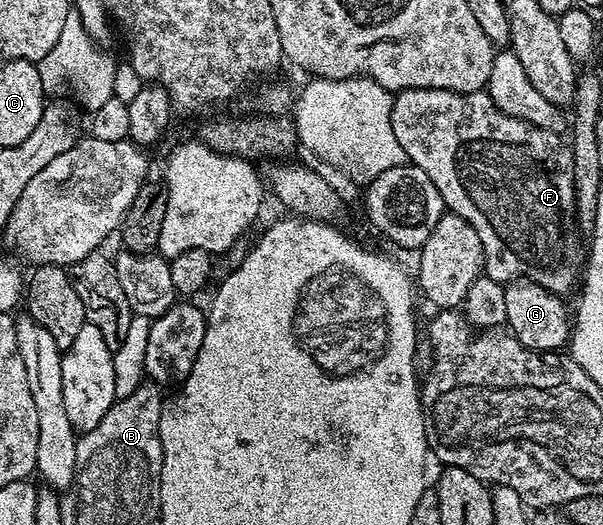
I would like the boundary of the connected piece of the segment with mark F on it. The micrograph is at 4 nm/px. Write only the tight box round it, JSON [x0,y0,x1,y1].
[390,89,582,296]

